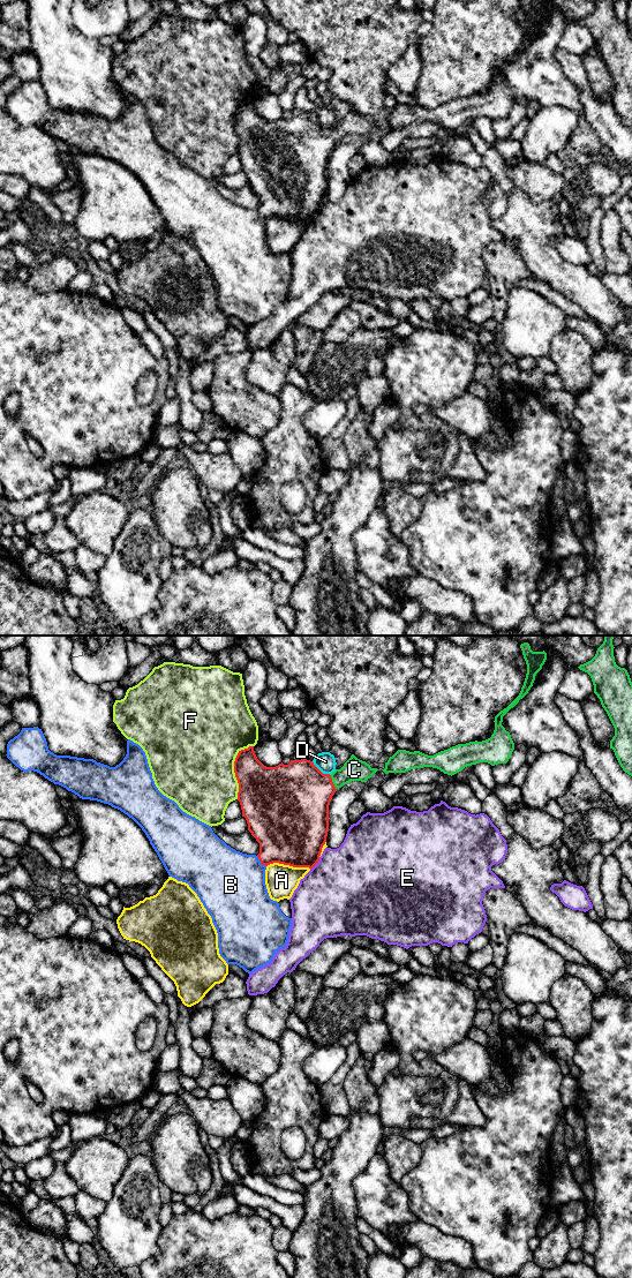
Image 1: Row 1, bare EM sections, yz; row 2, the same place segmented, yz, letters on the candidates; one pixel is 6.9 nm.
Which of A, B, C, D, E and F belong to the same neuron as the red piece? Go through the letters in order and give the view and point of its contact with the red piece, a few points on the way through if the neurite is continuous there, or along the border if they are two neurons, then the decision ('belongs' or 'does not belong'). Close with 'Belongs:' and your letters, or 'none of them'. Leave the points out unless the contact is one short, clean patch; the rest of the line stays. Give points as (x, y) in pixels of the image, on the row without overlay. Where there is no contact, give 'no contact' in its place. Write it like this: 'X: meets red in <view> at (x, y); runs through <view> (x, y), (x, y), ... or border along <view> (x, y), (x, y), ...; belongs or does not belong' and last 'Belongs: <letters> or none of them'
A: meets red in yz at (288, 218); does not belong
B: meets red in yz at (260, 215); does not belong
C: meets red in yz at (332, 136); runs through yz (299, 148), (311, 145), (332, 136), (354, 123); belongs
D: meets red in yz at (320, 125); does not belong
E: meets red in yz at (316, 217); does not belong
F: meets red in yz at (234, 122); does not belong
Belongs: C

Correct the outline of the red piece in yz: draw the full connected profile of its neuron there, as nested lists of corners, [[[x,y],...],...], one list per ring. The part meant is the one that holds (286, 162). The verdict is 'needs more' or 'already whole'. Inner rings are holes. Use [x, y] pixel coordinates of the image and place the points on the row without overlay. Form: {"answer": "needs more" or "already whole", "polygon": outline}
{"answer": "needs more", "polygon": [[[254,100],[239,105],[234,115],[234,127],[239,137],[238,155],[241,159],[242,171],[247,174],[248,185],[259,197],[257,211],[261,218],[268,220],[279,217],[311,224],[318,217],[322,202],[326,196],[329,159],[332,150],[344,138],[352,135],[366,136],[376,126],[377,122],[371,122],[369,118],[358,113],[354,108],[340,123],[336,123],[330,129],[323,128],[313,115],[303,112],[301,114],[291,114],[288,119],[281,116],[276,121],[266,121],[257,113]]]}

